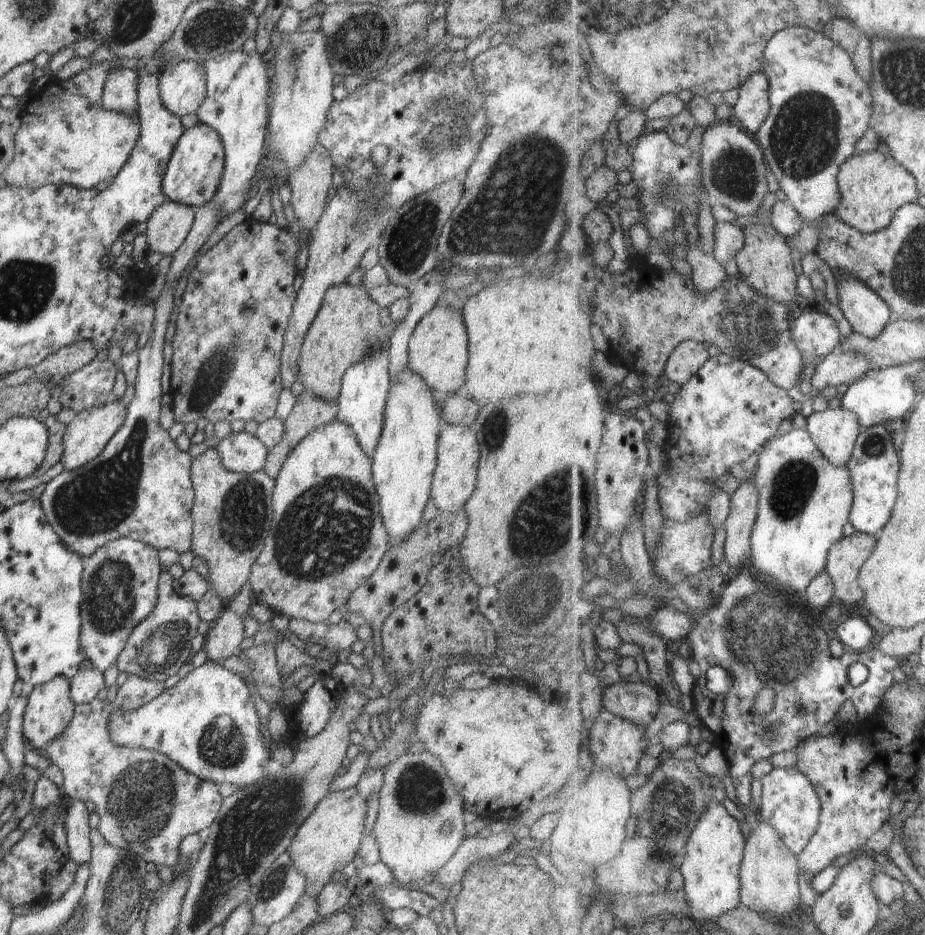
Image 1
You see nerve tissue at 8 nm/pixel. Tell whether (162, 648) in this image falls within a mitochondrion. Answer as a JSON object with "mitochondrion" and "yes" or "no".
{"mitochondrion":"yes"}

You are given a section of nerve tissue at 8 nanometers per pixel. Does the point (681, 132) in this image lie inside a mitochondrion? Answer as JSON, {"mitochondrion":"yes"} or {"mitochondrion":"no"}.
{"mitochondrion":"no"}

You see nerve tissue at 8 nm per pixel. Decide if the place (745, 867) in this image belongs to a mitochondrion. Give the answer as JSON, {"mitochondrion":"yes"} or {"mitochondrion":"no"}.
{"mitochondrion":"no"}

